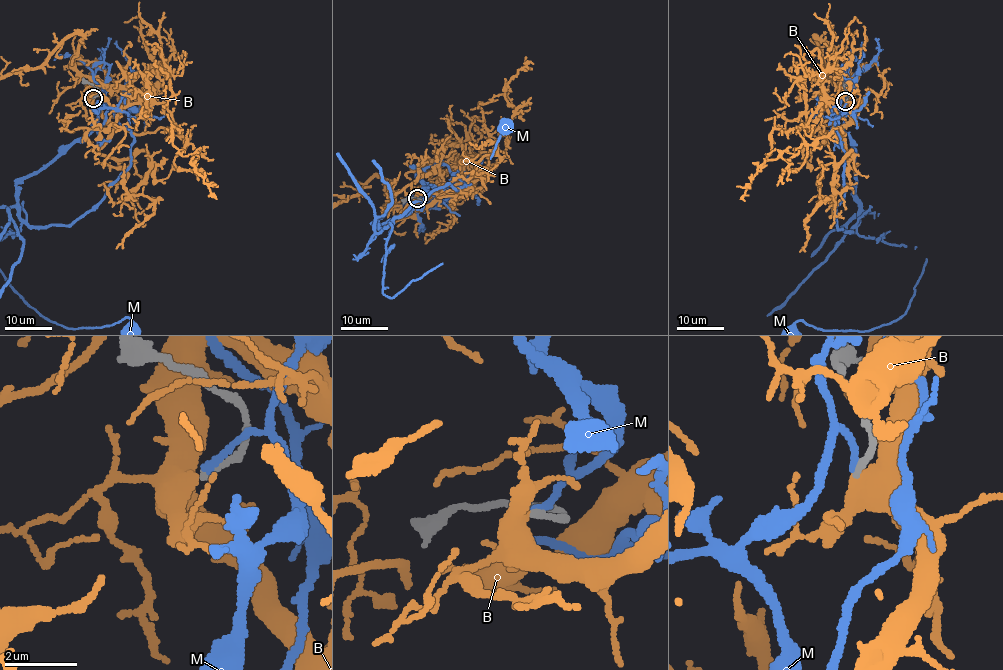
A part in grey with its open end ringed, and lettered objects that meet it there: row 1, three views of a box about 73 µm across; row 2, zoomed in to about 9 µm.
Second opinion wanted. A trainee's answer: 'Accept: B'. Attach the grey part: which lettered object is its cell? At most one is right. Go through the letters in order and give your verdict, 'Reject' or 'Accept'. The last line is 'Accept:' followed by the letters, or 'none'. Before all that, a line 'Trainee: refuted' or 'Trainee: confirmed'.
Trainee: refuted
B: Reject
M: Reject
Accept: none

